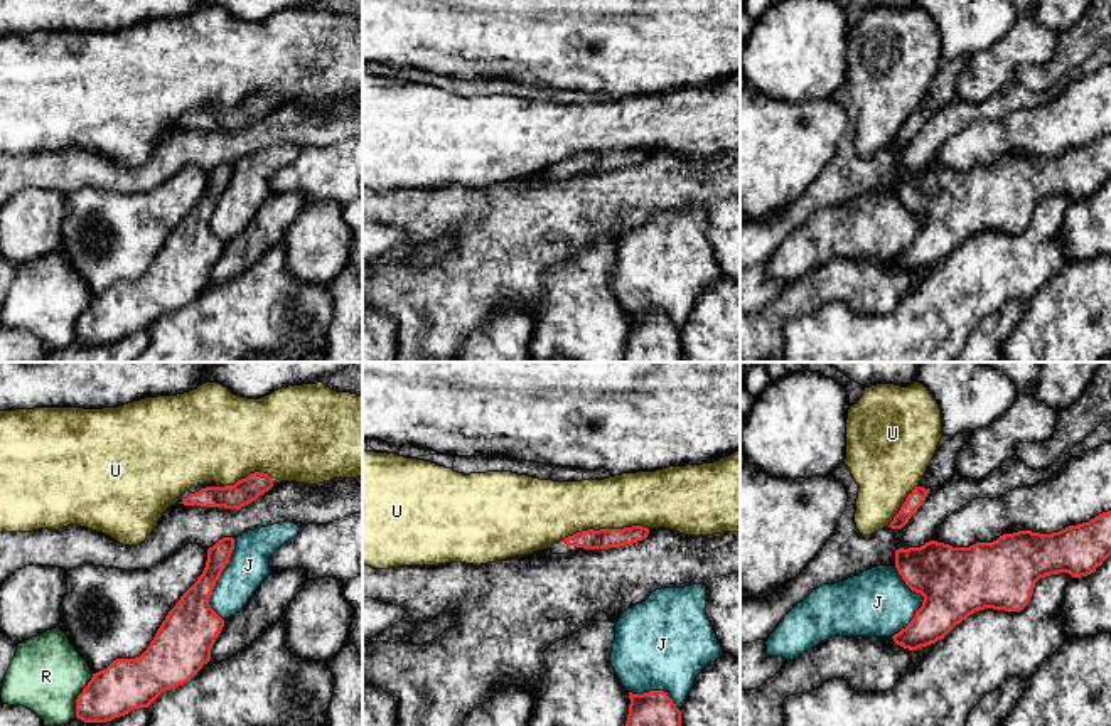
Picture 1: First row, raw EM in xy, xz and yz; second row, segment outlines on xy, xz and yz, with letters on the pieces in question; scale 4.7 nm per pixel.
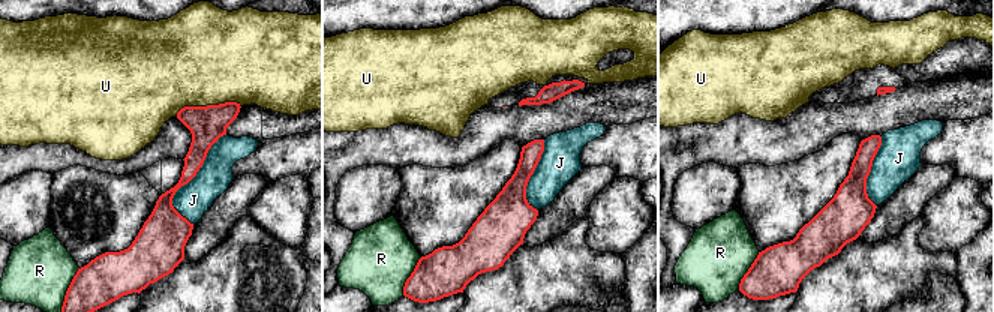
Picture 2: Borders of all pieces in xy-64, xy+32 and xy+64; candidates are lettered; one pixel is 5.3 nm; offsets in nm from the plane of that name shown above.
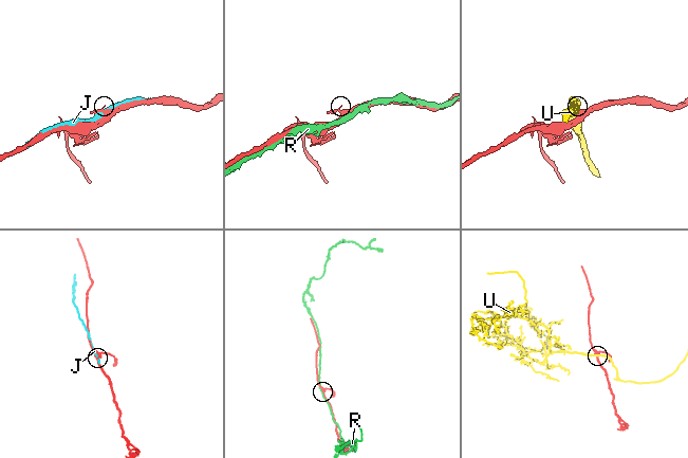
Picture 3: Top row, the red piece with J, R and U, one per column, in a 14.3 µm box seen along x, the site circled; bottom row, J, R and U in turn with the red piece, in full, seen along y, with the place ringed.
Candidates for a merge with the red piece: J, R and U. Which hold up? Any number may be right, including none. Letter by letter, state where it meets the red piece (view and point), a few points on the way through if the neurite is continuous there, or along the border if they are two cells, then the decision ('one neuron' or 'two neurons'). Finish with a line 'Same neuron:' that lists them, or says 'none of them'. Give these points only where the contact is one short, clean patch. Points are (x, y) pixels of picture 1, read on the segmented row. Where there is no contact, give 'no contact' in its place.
J: xy (218, 578) | two neurons
R: xy (78, 696) | two neurons
U: xz (604, 529) | two neurons
Same neuron: none of them

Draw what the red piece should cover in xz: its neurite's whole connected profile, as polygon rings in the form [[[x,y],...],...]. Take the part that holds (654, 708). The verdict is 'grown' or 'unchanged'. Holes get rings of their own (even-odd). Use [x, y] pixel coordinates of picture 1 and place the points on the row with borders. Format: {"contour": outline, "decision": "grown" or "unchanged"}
{"contour": [[[664,691],[629,692],[625,726],[681,726],[681,711]]], "decision": "unchanged"}

